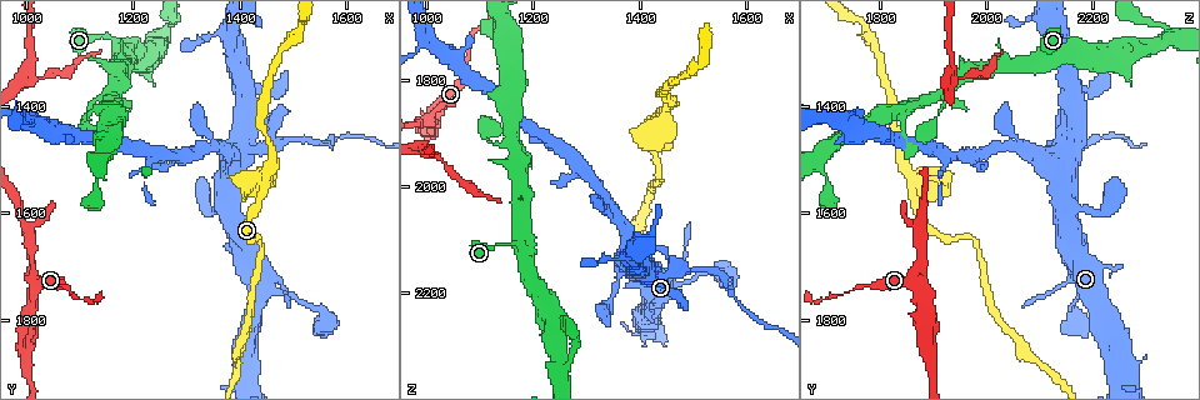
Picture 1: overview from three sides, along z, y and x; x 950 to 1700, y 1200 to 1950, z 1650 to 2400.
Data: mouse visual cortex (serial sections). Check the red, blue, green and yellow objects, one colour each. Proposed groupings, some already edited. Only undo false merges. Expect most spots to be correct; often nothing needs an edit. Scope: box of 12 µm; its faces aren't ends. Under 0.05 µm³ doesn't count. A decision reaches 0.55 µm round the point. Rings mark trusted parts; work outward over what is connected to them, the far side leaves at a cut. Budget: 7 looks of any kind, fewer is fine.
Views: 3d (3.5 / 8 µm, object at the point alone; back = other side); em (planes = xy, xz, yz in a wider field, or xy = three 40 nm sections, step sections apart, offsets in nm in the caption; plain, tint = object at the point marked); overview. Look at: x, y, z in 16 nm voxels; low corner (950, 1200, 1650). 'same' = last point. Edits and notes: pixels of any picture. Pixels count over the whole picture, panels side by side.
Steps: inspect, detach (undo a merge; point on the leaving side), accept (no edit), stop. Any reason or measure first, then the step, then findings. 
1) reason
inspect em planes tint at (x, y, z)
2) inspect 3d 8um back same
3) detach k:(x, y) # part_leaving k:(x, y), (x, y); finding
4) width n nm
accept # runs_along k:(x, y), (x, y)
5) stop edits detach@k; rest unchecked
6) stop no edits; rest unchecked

branch point
inspect 3d 3.5um back at (1440, 1540, 1865)

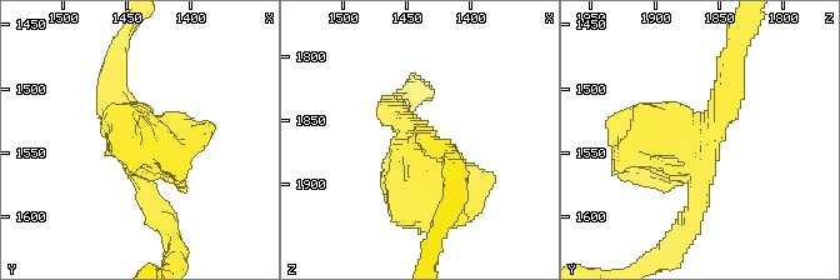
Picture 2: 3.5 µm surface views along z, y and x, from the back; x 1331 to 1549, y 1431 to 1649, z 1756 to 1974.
inspect em xy step 2 tint at (1444, 1544, 1864)

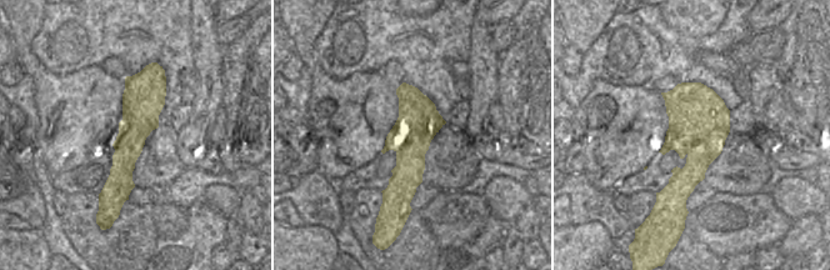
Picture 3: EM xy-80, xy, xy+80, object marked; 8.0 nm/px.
inspect em xy step 1 tint same

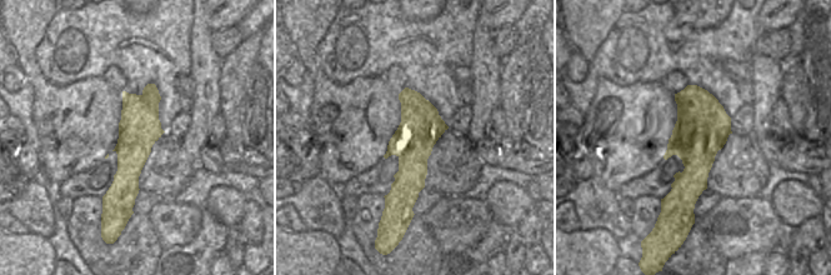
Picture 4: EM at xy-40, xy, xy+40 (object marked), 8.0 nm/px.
accept # runs_along 4:(151, 86), (126, 203); all the same cell

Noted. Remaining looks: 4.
side arm on a straight run
inspect 3d 3.5um at (1165, 1370, 1930)

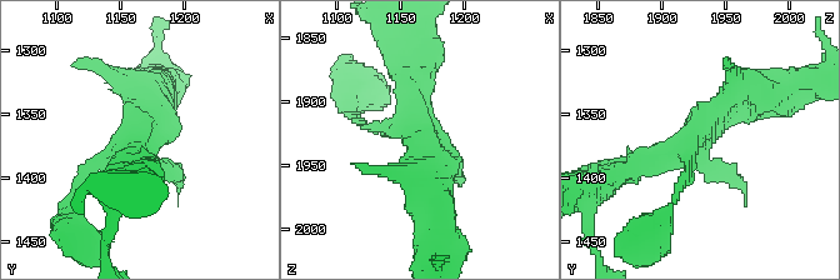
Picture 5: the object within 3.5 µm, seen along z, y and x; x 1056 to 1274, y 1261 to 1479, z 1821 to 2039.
inspect em planes tint at (1168, 1366, 1926)

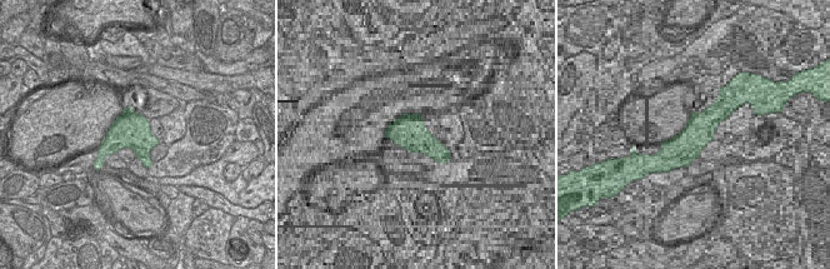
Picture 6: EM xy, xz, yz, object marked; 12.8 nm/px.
accept # runs_along 5:(759, 93), (624, 170); continuous, no second cell

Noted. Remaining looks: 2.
sharp bend
inspect 3d 3.5um at (1545, 1785, 2165)

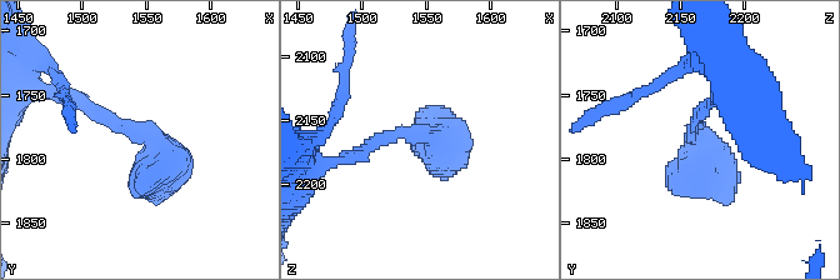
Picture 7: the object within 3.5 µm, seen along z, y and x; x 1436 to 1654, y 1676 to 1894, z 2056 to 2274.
inspect em xy step 3 tint at (1546, 1782, 2162)

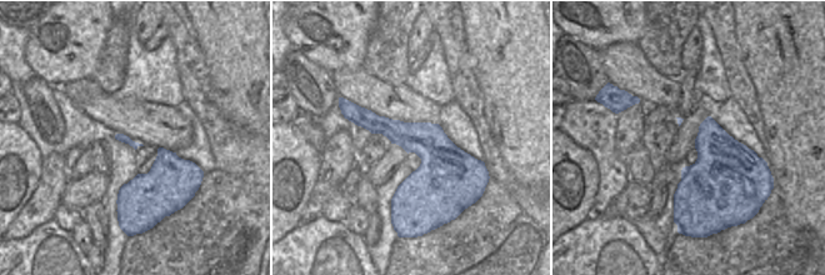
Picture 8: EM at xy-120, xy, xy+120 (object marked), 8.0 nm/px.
width 300 nm
accept # runs_along 7:(79, 99), (163, 153), (144, 191); all the same cell

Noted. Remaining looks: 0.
stop no edits; rest unchecked

